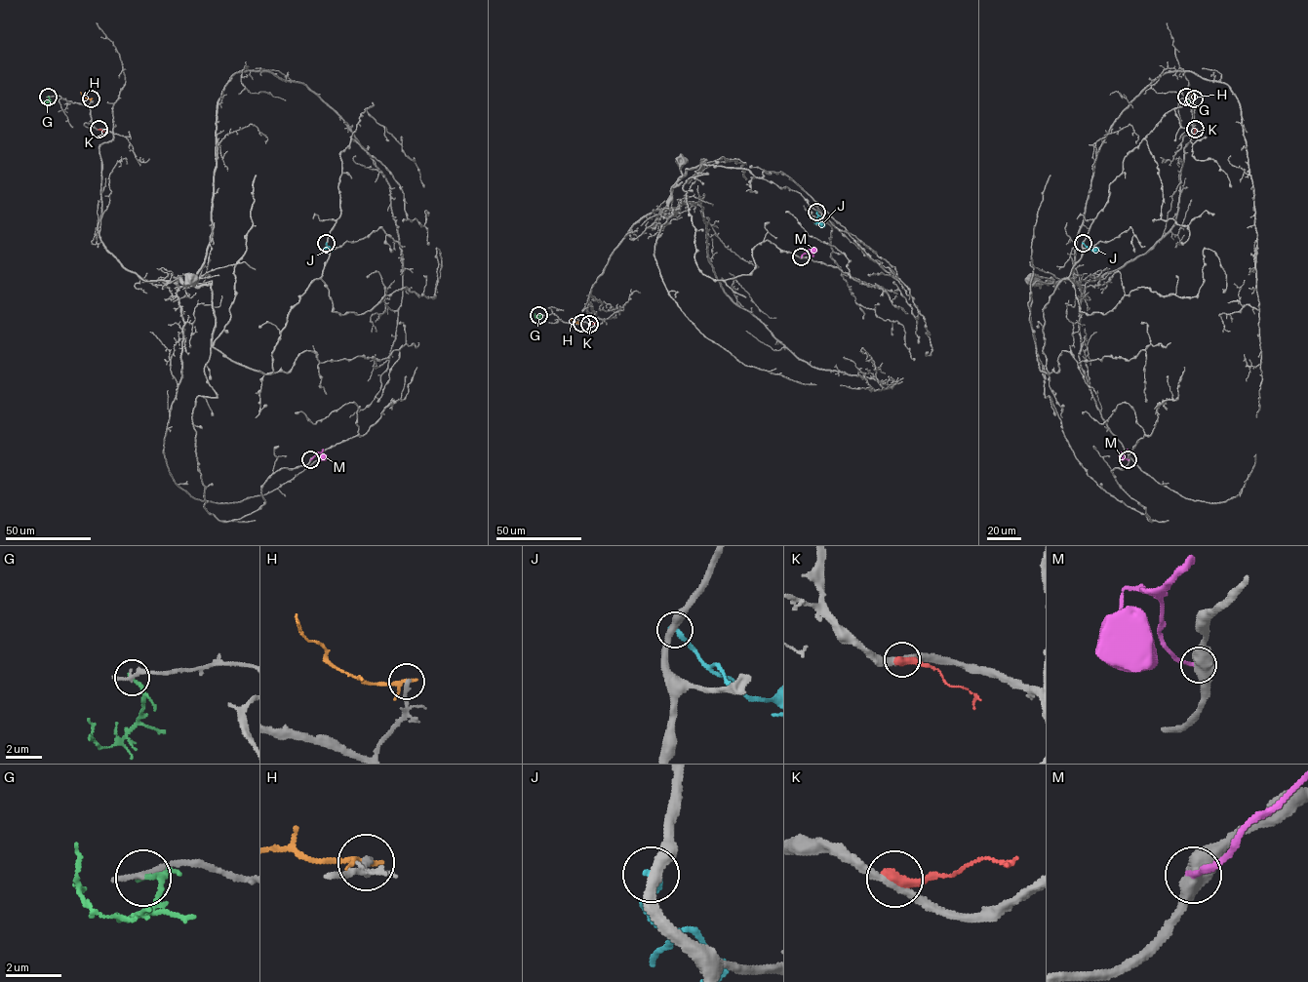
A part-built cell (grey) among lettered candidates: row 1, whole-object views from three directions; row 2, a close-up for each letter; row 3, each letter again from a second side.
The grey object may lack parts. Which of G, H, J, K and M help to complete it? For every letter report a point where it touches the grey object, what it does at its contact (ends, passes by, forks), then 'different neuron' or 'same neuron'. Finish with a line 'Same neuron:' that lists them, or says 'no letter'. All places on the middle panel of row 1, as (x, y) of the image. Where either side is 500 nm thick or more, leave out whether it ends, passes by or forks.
G: contact (538, 315); it ends; different neuron
H: contact (581, 323); it passes by; different neuron
J: contact (816, 212); it ends; different neuron
K: contact (589, 324); it ends; different neuron
M: contact (801, 256); different neuron
Same neuron: no letter

